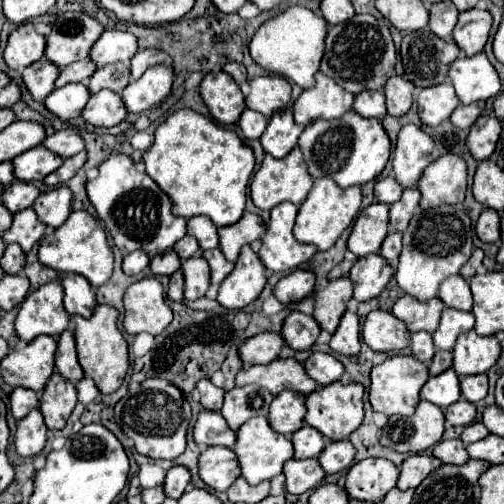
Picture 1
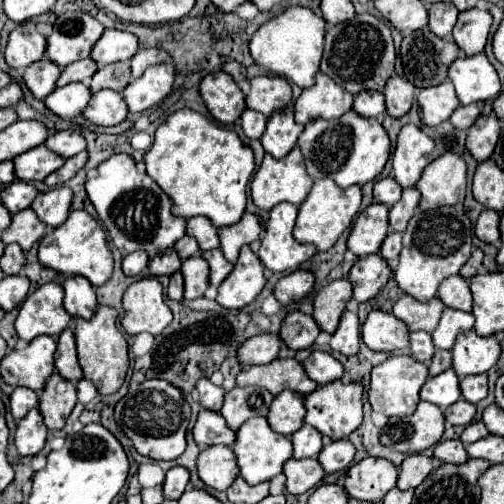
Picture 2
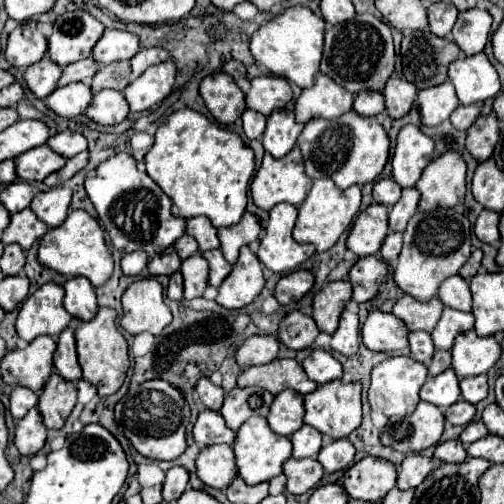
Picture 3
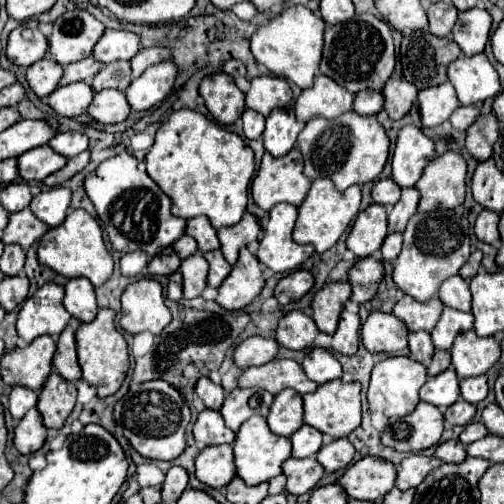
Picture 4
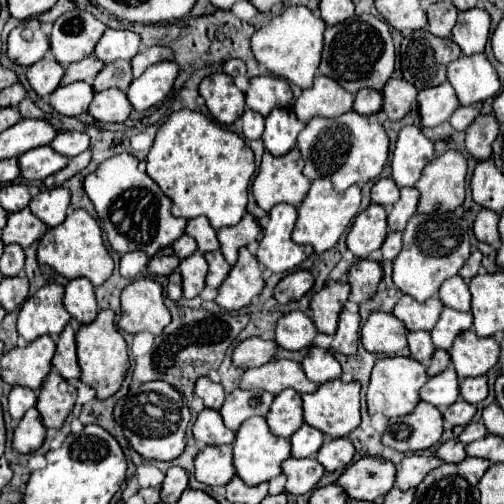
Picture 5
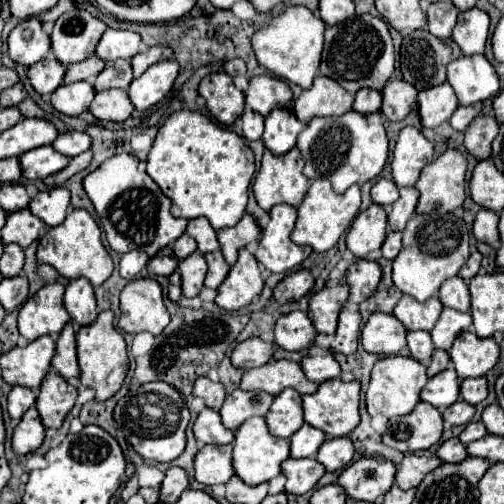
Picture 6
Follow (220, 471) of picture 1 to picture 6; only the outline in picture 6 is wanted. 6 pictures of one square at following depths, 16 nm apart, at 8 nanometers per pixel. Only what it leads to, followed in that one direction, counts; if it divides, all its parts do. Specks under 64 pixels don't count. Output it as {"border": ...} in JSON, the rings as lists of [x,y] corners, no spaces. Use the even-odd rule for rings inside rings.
{"border":[[[208,444],[204,446],[196,458],[196,480],[206,484],[206,486],[216,486],[216,484],[226,484],[234,476],[234,466],[232,466],[232,444],[226,446],[214,446]]]}

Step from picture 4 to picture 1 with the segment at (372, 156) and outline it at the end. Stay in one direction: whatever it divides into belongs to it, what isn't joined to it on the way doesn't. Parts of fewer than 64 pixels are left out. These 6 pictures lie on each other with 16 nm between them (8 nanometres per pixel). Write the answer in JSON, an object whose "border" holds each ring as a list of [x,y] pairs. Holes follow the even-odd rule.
{"border":[[[354,110],[346,112],[338,120],[316,120],[308,124],[298,140],[298,146],[308,164],[312,178],[332,178],[340,188],[362,186],[374,180],[390,158],[390,138],[380,120],[364,118]]]}

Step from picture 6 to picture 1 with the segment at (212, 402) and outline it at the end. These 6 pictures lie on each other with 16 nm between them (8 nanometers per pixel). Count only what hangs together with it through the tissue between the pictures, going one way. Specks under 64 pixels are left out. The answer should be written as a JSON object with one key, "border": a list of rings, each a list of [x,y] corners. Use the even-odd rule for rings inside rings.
{"border":[[[208,378],[200,380],[196,386],[198,394],[200,394],[200,404],[206,410],[220,410],[222,408],[222,400],[224,400],[224,390],[214,386]]]}

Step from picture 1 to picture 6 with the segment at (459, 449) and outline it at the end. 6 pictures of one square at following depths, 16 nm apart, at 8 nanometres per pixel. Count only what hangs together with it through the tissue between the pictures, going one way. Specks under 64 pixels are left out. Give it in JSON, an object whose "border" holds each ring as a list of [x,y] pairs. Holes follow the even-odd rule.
{"border":[[[450,438],[450,440],[446,440],[444,444],[438,446],[436,456],[442,462],[462,462],[468,454],[466,454],[466,446],[458,438]]]}

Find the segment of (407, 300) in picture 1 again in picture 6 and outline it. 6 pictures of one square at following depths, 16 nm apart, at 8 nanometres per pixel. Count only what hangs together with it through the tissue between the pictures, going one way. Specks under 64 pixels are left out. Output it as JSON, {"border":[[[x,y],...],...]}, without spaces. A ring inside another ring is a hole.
{"border":[[[402,296],[394,308],[394,316],[406,326],[406,330],[428,330],[430,332],[442,308],[444,306],[438,298],[418,302],[412,296]]]}

